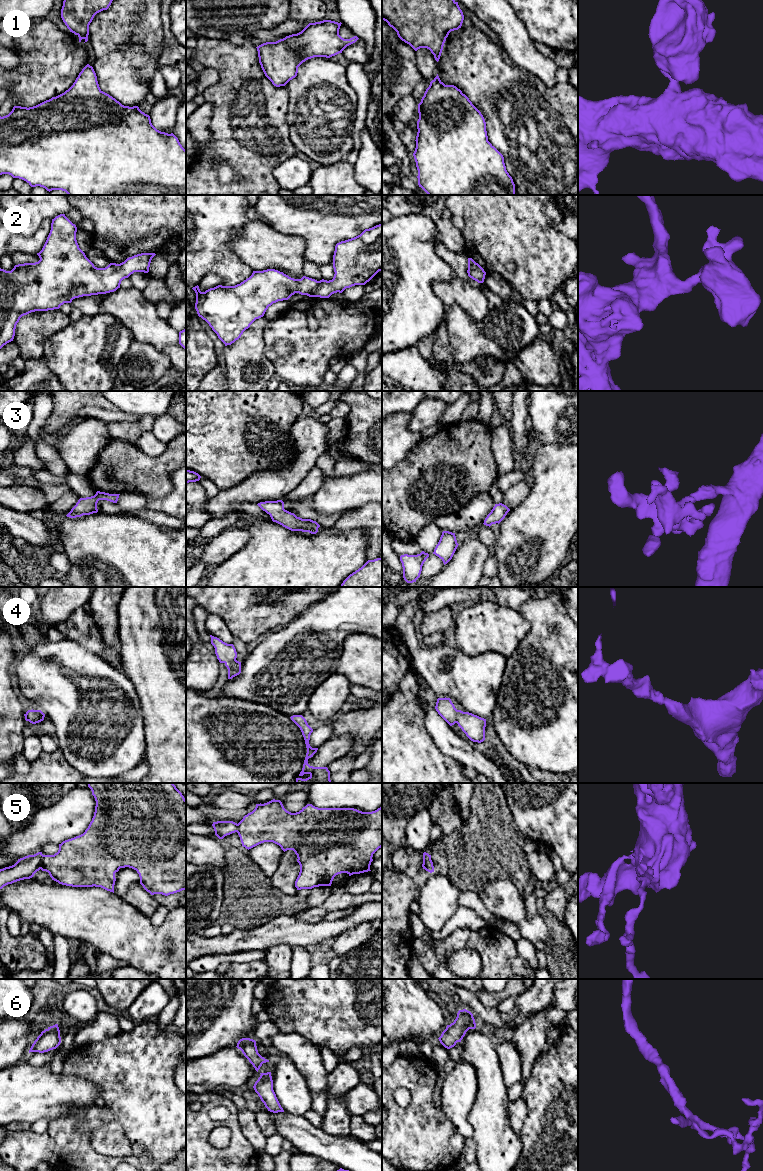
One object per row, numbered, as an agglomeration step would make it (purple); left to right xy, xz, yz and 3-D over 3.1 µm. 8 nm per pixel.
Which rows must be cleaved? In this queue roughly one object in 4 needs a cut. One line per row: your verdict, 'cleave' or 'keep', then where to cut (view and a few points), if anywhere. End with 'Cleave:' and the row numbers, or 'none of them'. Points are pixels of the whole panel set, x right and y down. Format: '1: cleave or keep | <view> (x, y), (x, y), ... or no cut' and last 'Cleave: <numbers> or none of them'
1: keep | no cut
2: keep | no cut
3: keep | no cut
4: keep | no cut
5: cleave | xy (43, 855), (40, 861), (40, 868)
6: keep | no cut
Cleave: 5

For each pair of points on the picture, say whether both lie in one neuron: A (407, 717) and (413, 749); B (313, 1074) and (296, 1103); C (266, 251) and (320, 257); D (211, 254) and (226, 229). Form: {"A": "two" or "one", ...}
{"A": "one", "B": "two", "C": "two", "D": "one"}

